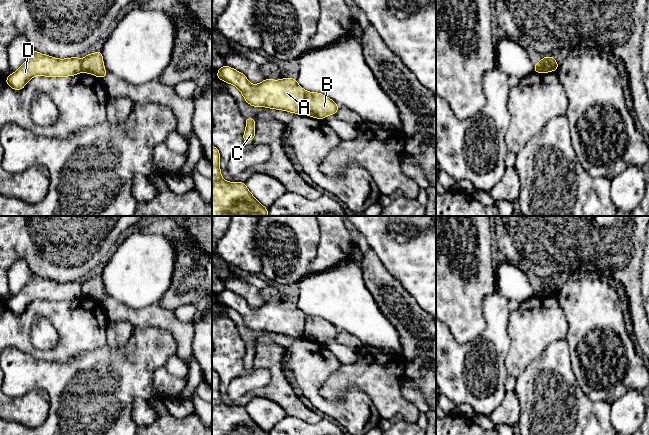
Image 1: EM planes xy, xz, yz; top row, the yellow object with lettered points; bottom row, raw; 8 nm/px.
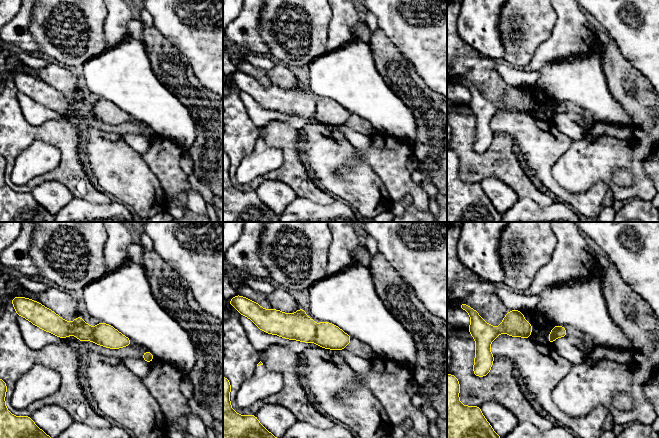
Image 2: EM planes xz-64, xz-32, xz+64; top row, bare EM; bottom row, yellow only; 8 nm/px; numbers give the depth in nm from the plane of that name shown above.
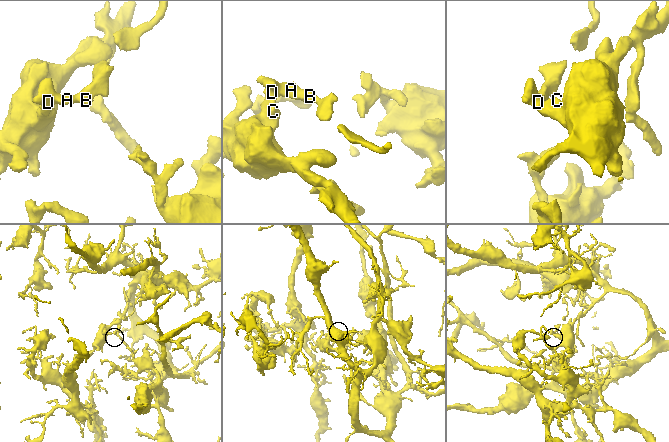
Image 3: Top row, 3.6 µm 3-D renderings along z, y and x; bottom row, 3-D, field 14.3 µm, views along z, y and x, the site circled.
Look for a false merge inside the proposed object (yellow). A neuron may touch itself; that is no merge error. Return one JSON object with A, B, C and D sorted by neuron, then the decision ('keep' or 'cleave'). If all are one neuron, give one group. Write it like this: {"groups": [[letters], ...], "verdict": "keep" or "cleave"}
{"groups": [["A", "C", "D"], ["B"]], "verdict": "cleave"}

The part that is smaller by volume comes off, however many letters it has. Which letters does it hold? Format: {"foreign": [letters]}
{"foreign": ["B"]}

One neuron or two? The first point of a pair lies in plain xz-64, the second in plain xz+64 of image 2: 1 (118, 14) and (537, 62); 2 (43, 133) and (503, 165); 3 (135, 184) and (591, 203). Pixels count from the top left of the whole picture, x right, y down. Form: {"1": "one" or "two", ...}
{"1": "one", "2": "one", "3": "one"}

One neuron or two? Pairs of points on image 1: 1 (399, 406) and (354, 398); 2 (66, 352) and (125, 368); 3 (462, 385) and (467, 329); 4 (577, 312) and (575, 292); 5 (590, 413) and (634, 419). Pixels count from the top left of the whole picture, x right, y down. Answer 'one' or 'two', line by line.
1: two
2: two
3: two
4: one
5: two

